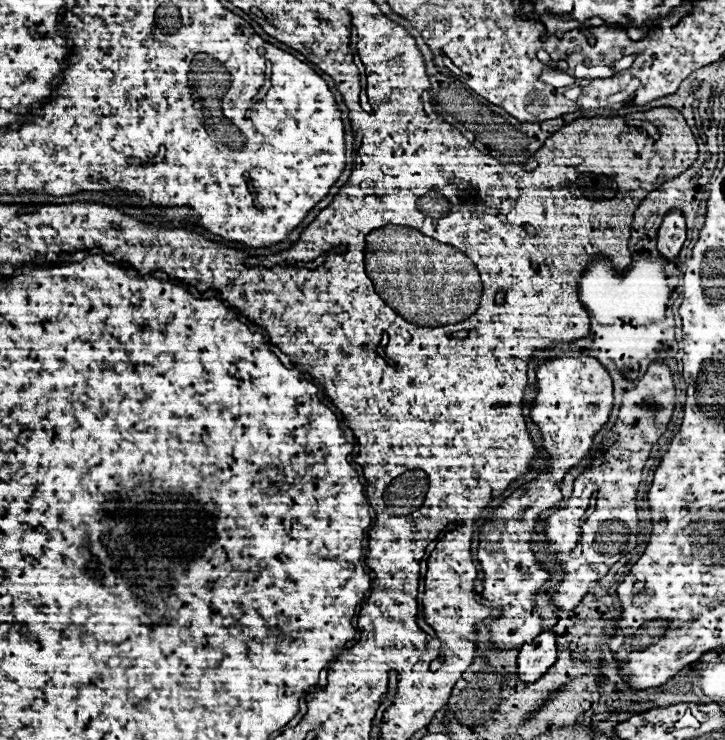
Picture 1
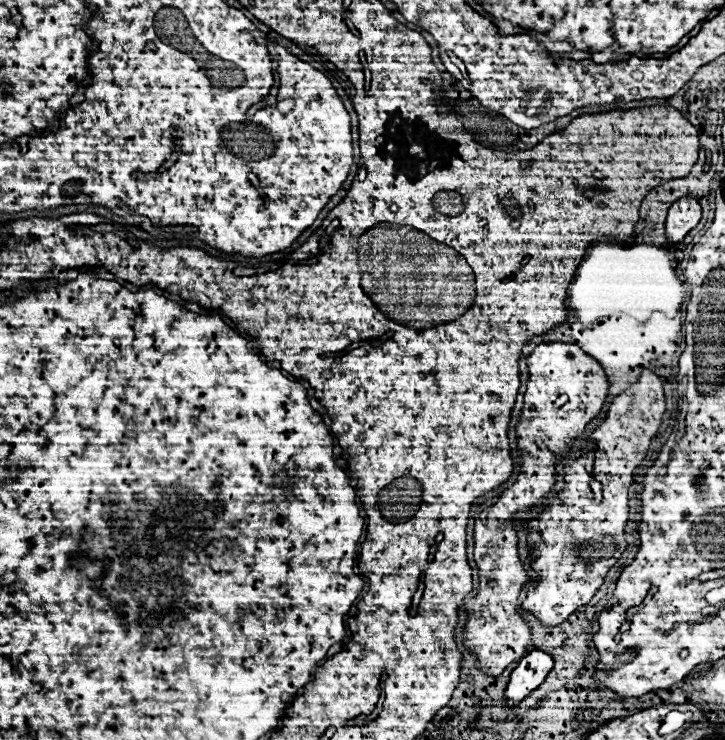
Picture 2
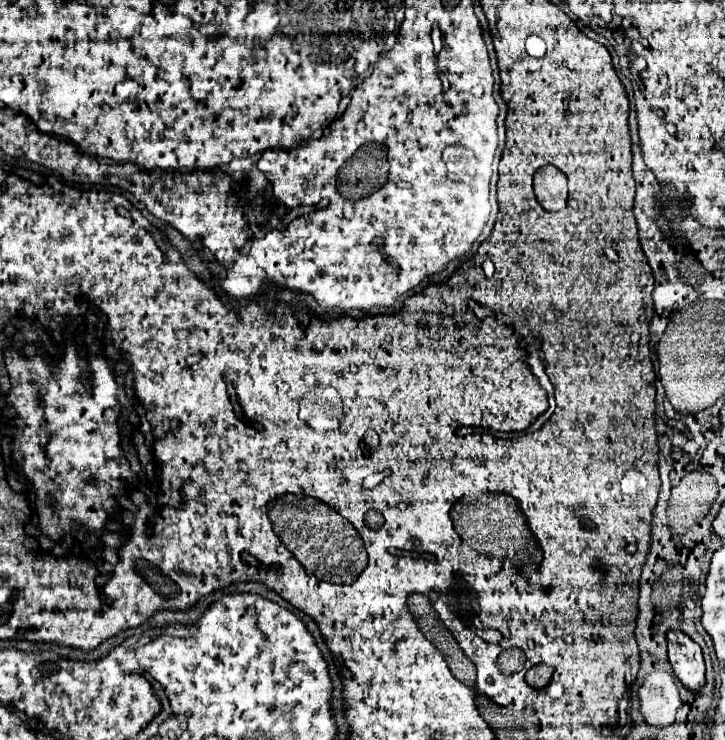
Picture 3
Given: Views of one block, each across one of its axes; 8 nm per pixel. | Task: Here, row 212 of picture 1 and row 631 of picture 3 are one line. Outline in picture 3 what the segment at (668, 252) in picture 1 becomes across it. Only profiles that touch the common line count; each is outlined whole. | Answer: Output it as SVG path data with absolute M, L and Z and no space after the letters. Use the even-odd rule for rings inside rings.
M670 630L666 640L676 678L680 678L688 690L700 690L704 686L704 658L700 646L680 630Z

